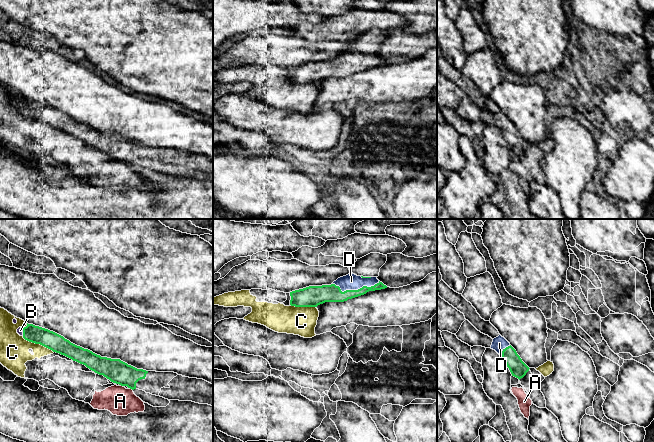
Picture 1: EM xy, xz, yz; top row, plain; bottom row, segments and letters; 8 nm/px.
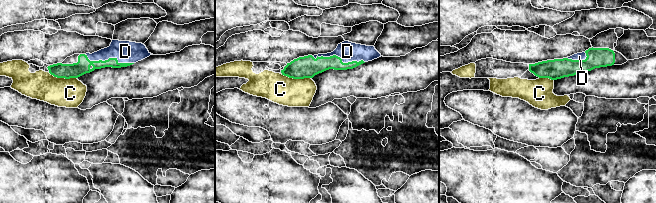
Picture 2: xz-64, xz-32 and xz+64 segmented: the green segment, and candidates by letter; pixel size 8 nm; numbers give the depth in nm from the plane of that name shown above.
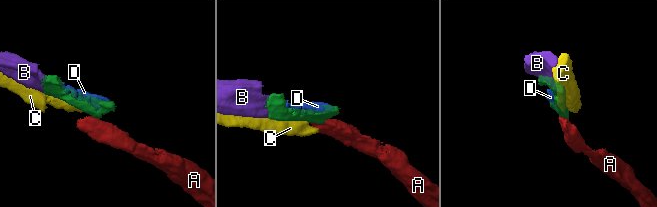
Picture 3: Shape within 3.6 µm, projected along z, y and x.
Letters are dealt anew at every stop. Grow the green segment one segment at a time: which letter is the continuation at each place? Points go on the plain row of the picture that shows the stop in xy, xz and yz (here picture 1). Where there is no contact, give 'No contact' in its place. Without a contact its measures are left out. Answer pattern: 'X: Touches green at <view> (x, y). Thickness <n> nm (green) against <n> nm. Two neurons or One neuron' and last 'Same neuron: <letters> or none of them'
A: Touches green at xy (131, 164). Thickness 190 nm (green) against 220 nm. Two neurons
B: Touches green at xy (23, 108). Thickness 140 nm (green) against 50 nm. One neuron
C: Touches green at xy (38, 119). Thickness 140 nm (green) against 240 nm. Two neurons
D: Touches green at xz (355, 66). Thickness 140 nm (green) against 130 nm. One neuron
Same neuron: B, D

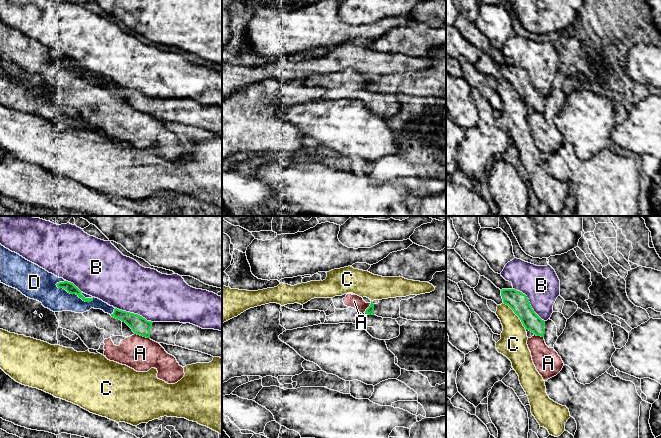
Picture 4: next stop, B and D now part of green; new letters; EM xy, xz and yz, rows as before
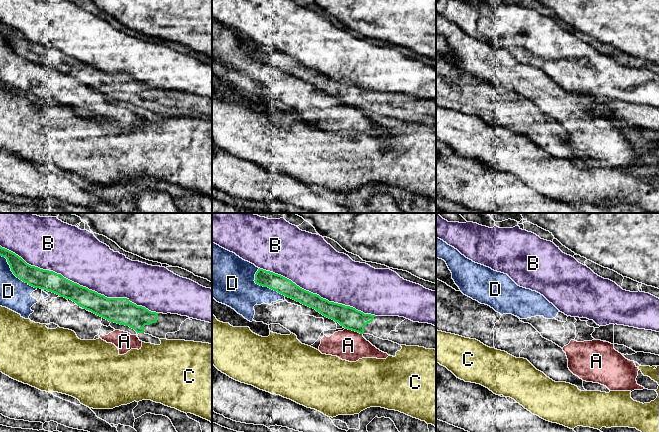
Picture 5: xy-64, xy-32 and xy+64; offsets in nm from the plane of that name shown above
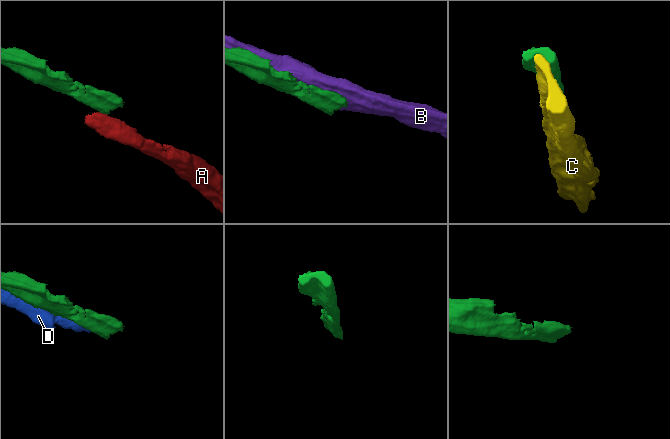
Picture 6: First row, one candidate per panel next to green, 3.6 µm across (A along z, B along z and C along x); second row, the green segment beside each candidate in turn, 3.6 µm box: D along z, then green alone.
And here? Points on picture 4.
A: Touches green at xy (142, 111). Thickness 140 nm (green) against 280 nm. Two neurons
B: Touches green at yz (529, 78). Thickness 160 nm (green) against 300 nm. Two neurons
C: Touches green at yz (516, 90). Thickness 160 nm (green) against 220 nm. Two neurons
D: Touches green at xy (74, 69). Thickness 80 nm (green) against 200 nm. Two neurons
Same neuron: none of them

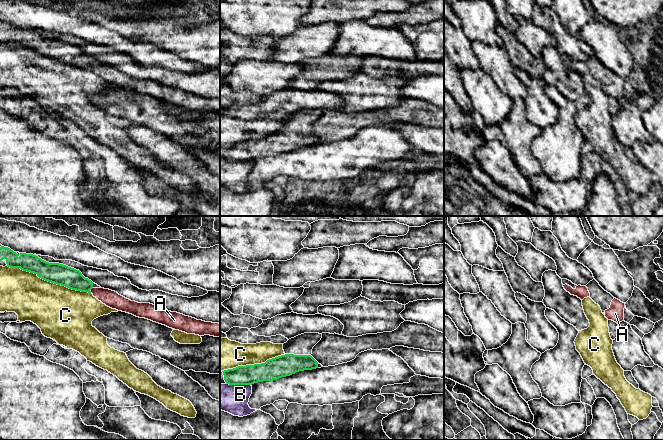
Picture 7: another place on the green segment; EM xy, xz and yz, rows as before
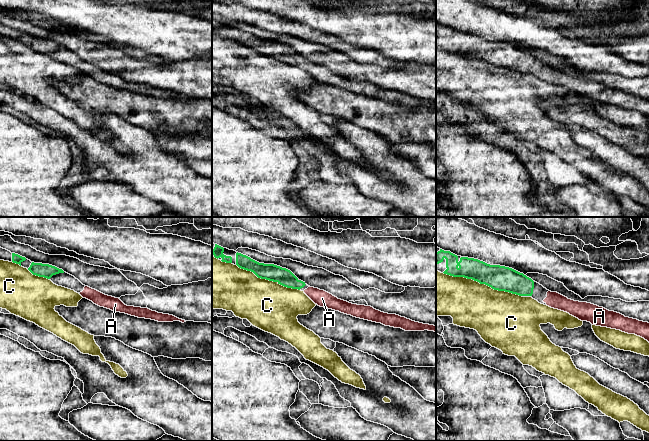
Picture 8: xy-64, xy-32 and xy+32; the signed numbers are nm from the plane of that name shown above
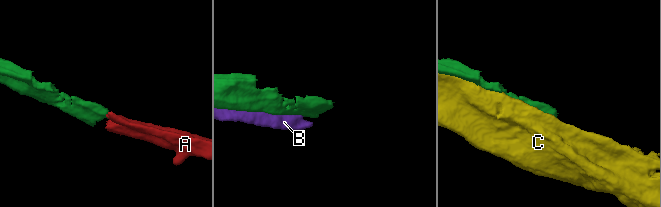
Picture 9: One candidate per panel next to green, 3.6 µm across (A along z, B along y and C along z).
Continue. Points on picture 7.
A: Touches green at xy (90, 65). Thickness 160 nm (green) against 140 nm. One neuron
B: Touches green at xz (239, 160). Thickness 160 nm (green) against 220 nm. Two neurons
C: Touches green at xy (49, 57). Thickness 170 nm (green) against 400 nm. Two neurons
Same neuron: A

